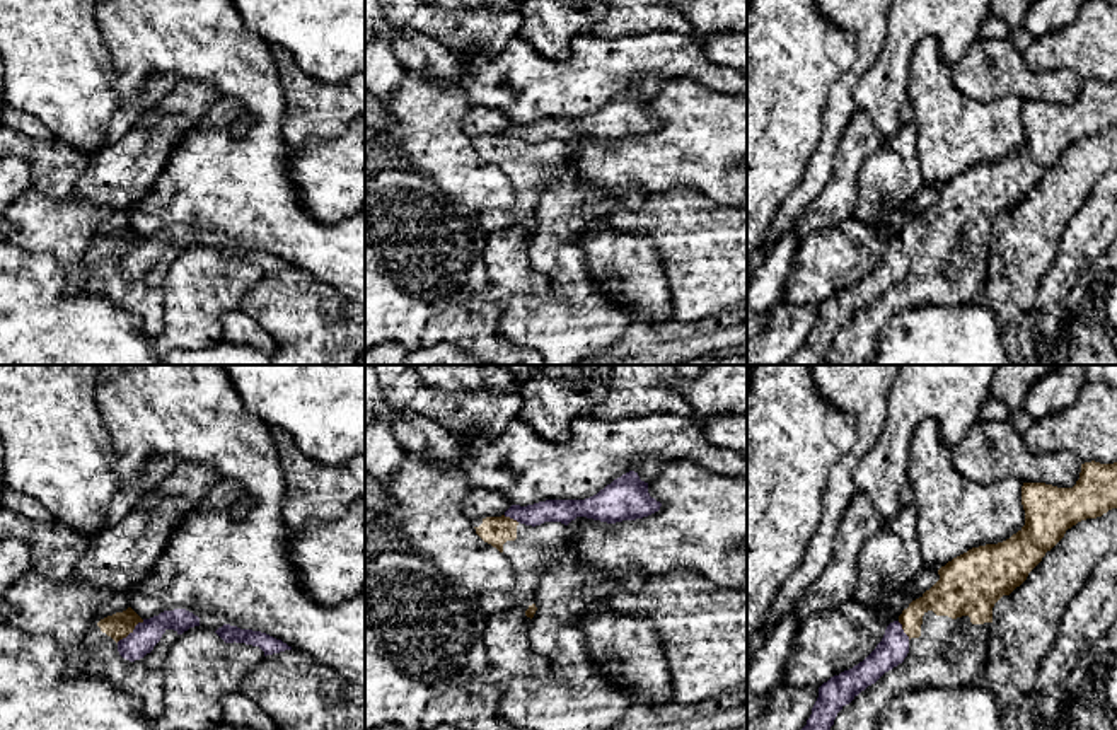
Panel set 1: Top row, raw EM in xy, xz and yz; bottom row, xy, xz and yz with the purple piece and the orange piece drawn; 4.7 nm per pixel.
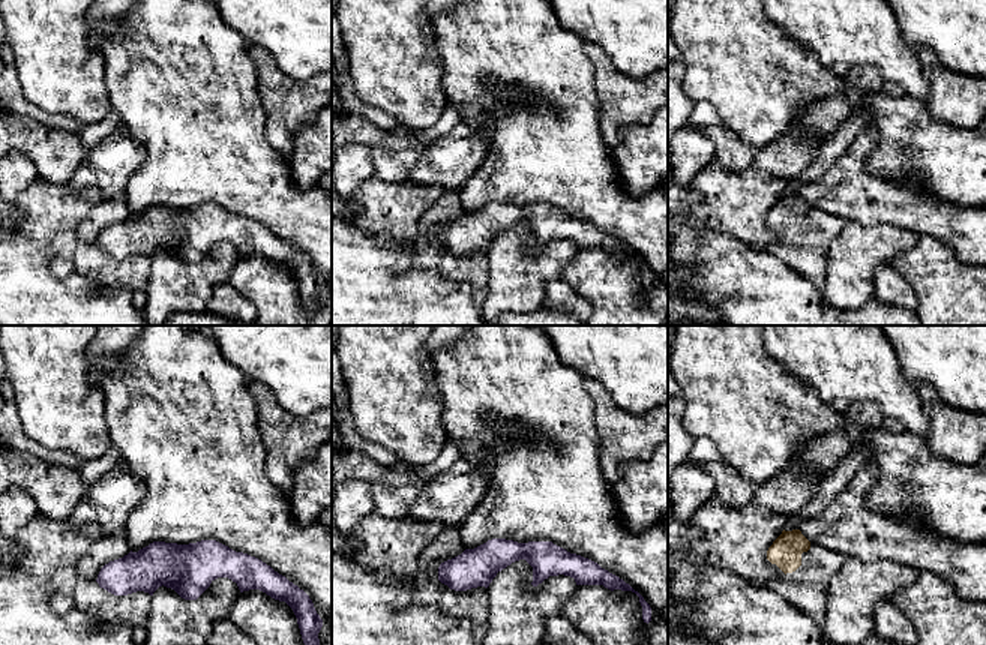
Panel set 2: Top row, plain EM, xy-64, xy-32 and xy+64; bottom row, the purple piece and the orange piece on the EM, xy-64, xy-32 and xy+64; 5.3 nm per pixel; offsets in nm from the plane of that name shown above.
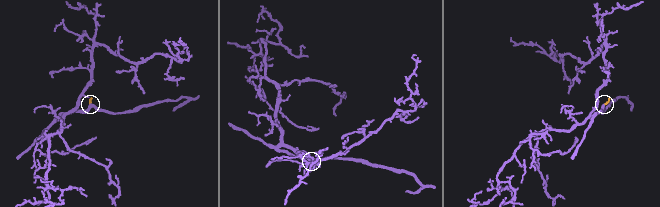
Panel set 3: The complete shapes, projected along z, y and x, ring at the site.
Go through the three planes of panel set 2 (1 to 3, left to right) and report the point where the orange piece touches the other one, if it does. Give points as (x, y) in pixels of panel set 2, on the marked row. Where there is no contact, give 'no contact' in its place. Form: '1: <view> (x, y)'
1: no contact
2: no contact
3: no contact

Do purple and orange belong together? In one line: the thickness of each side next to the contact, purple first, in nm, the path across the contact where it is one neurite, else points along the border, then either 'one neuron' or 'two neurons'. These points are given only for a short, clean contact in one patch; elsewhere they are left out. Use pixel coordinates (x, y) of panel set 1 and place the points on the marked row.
130 nm thick on the purple side, 120 nm on the other; border along xy (144, 619), (116, 642); two neurons

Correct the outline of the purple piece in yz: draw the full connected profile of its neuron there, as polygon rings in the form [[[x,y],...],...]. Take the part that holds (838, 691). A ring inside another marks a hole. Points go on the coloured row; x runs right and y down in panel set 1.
[[[894,621],[887,626],[877,648],[863,662],[831,677],[819,687],[819,698],[802,730],[831,730],[837,713],[885,672],[902,663],[907,653],[909,636],[904,633],[902,624]]]

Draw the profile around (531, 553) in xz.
[[[486,517],[472,520],[476,534],[506,556],[515,583],[505,592],[486,592],[479,595],[479,607],[486,616],[501,614],[510,609],[534,617],[535,590],[551,561],[566,546],[570,529],[561,522],[525,525],[510,517]]]

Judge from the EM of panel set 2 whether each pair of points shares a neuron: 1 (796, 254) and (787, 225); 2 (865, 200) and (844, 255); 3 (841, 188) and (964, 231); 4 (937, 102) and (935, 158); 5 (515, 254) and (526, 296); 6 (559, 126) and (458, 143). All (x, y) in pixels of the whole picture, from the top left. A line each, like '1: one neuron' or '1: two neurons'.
1: one neuron
2: two neurons
3: one neuron
4: two neurons
5: one neuron
6: two neurons

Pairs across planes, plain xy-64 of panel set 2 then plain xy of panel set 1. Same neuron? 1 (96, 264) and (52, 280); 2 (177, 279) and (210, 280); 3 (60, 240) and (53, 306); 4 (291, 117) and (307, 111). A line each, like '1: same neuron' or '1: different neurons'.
1: different neurons
2: same neuron
3: different neurons
4: same neuron

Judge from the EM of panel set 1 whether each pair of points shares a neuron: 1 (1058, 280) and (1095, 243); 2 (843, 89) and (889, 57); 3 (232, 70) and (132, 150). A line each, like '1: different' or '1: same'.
1: same
2: different
3: different

